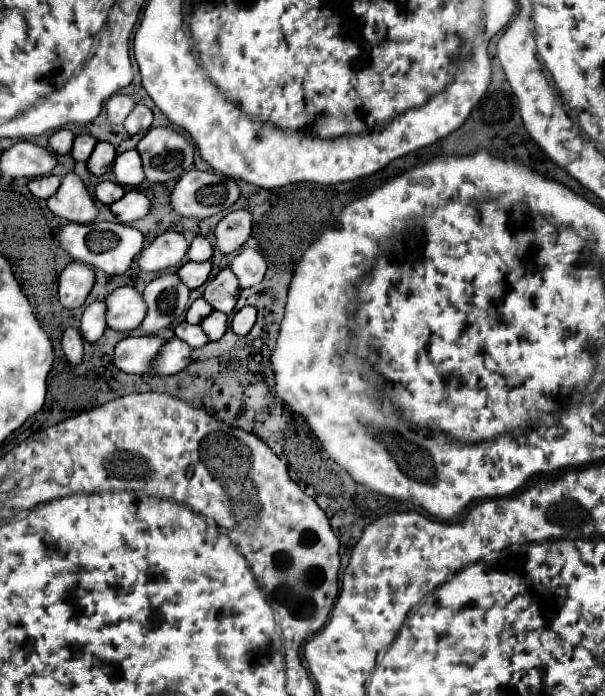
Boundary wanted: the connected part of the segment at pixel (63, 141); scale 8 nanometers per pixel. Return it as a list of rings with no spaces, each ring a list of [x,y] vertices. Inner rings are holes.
[[[58,130],[50,136],[50,150],[54,154],[68,154],[74,142],[74,134],[70,130]]]

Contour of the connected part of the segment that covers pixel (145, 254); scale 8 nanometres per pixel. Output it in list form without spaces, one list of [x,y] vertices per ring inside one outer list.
[[[164,232],[138,256],[138,268],[142,272],[164,272],[178,268],[186,258],[188,242],[180,232]]]

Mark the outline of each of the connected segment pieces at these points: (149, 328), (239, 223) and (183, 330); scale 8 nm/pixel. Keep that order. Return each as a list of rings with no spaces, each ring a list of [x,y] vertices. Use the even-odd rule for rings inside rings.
[[[162,274],[154,278],[142,290],[146,302],[146,318],[140,324],[140,330],[146,334],[156,334],[162,328],[168,328],[172,322],[182,318],[188,310],[190,290],[180,282],[178,274]]]
[[[238,210],[238,212],[230,212],[228,216],[224,216],[214,234],[216,234],[216,248],[222,254],[232,254],[236,250],[242,248],[242,244],[248,240],[252,232],[252,216],[246,210]]]
[[[180,322],[180,324],[174,328],[174,332],[176,332],[176,336],[178,336],[180,340],[184,340],[190,348],[200,348],[200,346],[204,346],[204,344],[208,342],[204,330],[200,330],[200,326],[192,326],[192,324],[188,324],[188,322]]]

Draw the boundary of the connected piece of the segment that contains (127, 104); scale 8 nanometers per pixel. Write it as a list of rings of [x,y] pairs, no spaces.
[[[114,94],[108,102],[106,102],[106,114],[108,120],[112,124],[122,124],[126,120],[126,116],[132,112],[132,108],[136,106],[136,102],[126,96],[126,94]]]

